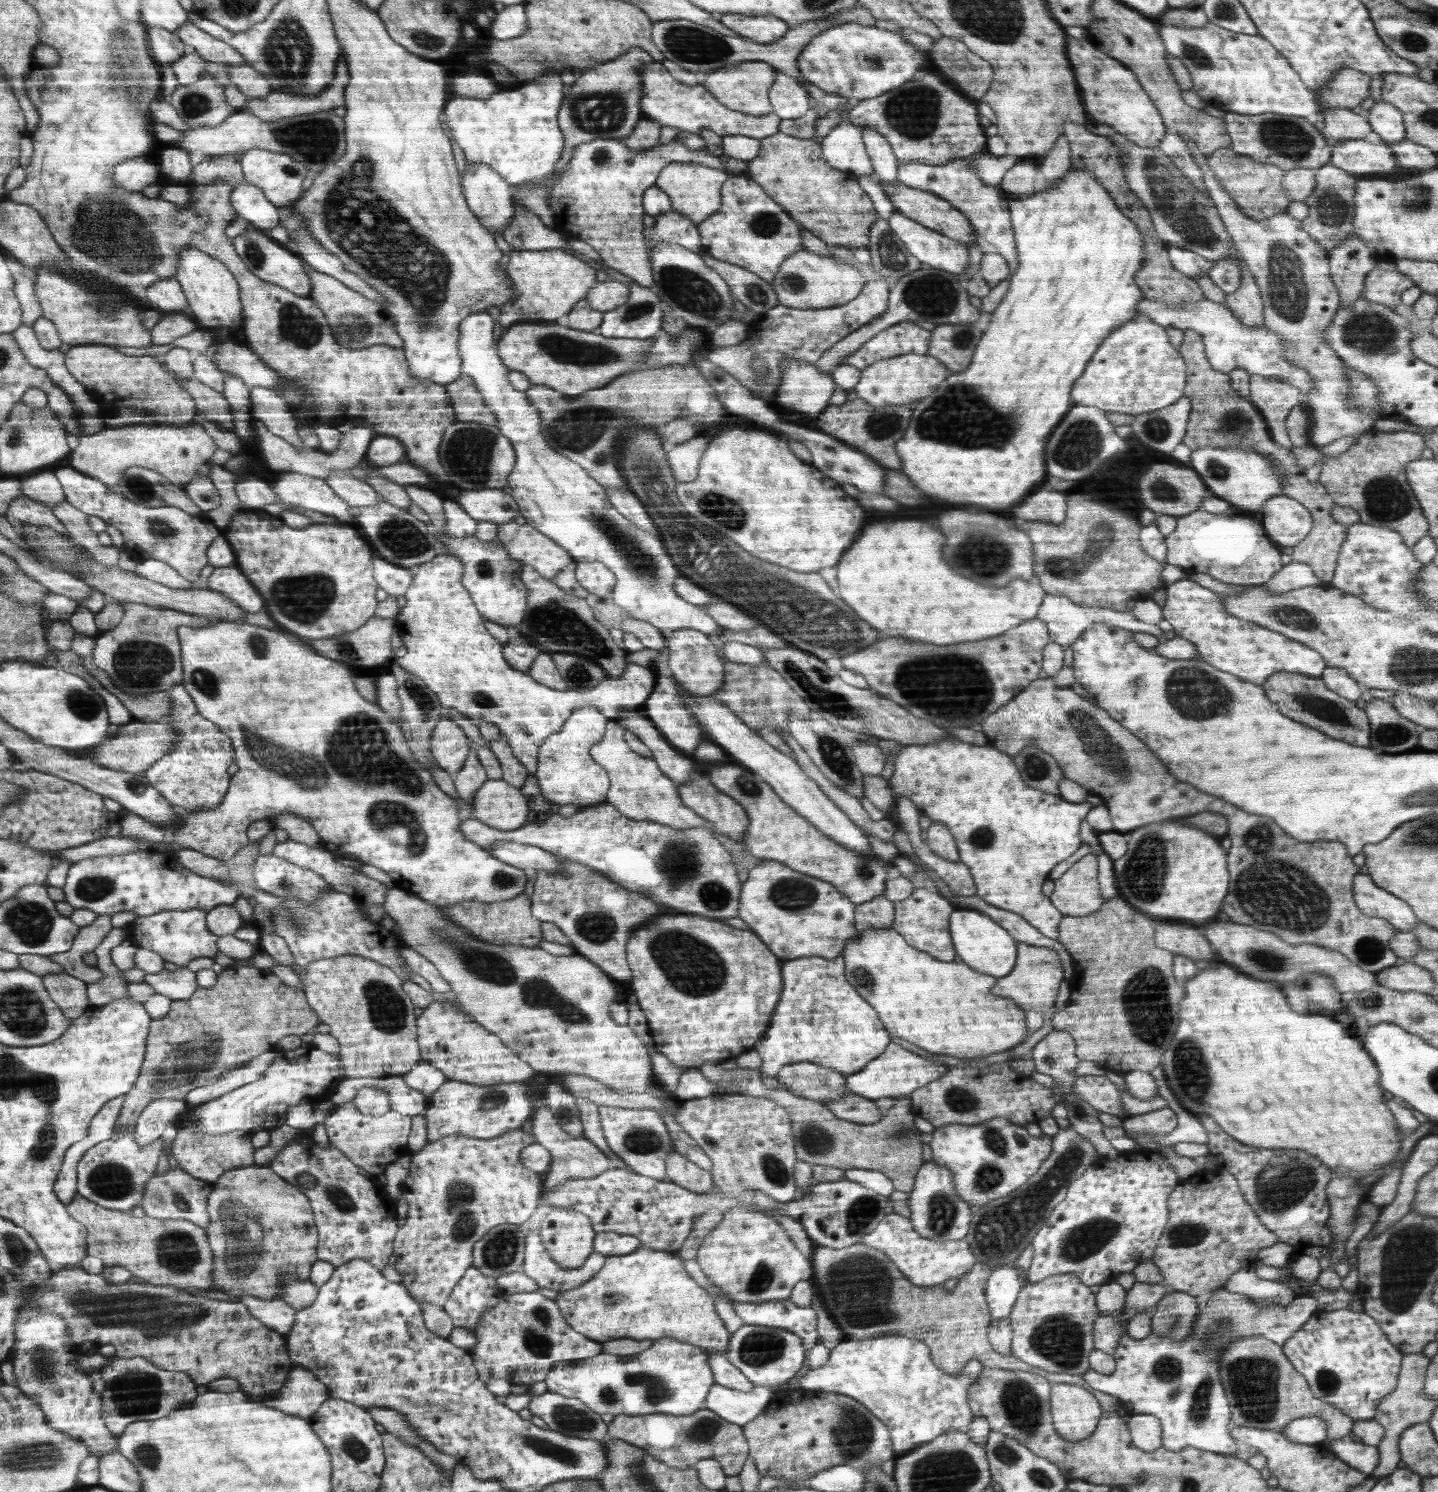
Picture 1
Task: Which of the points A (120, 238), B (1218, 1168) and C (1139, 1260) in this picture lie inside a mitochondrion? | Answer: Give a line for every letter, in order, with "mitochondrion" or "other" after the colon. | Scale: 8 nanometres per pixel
A: mitochondrion
B: other
C: other

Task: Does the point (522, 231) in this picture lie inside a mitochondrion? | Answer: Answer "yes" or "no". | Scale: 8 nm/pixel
yes

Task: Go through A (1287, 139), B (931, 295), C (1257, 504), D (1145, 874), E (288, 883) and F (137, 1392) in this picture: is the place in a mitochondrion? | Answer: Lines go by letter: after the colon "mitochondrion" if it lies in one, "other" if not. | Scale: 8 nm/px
A: mitochondrion
B: mitochondrion
C: other
D: mitochondrion
E: mitochondrion
F: mitochondrion

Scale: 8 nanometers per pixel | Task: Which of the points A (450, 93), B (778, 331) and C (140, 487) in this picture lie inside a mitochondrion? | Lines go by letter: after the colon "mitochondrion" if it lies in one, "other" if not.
A: other
B: other
C: mitochondrion

